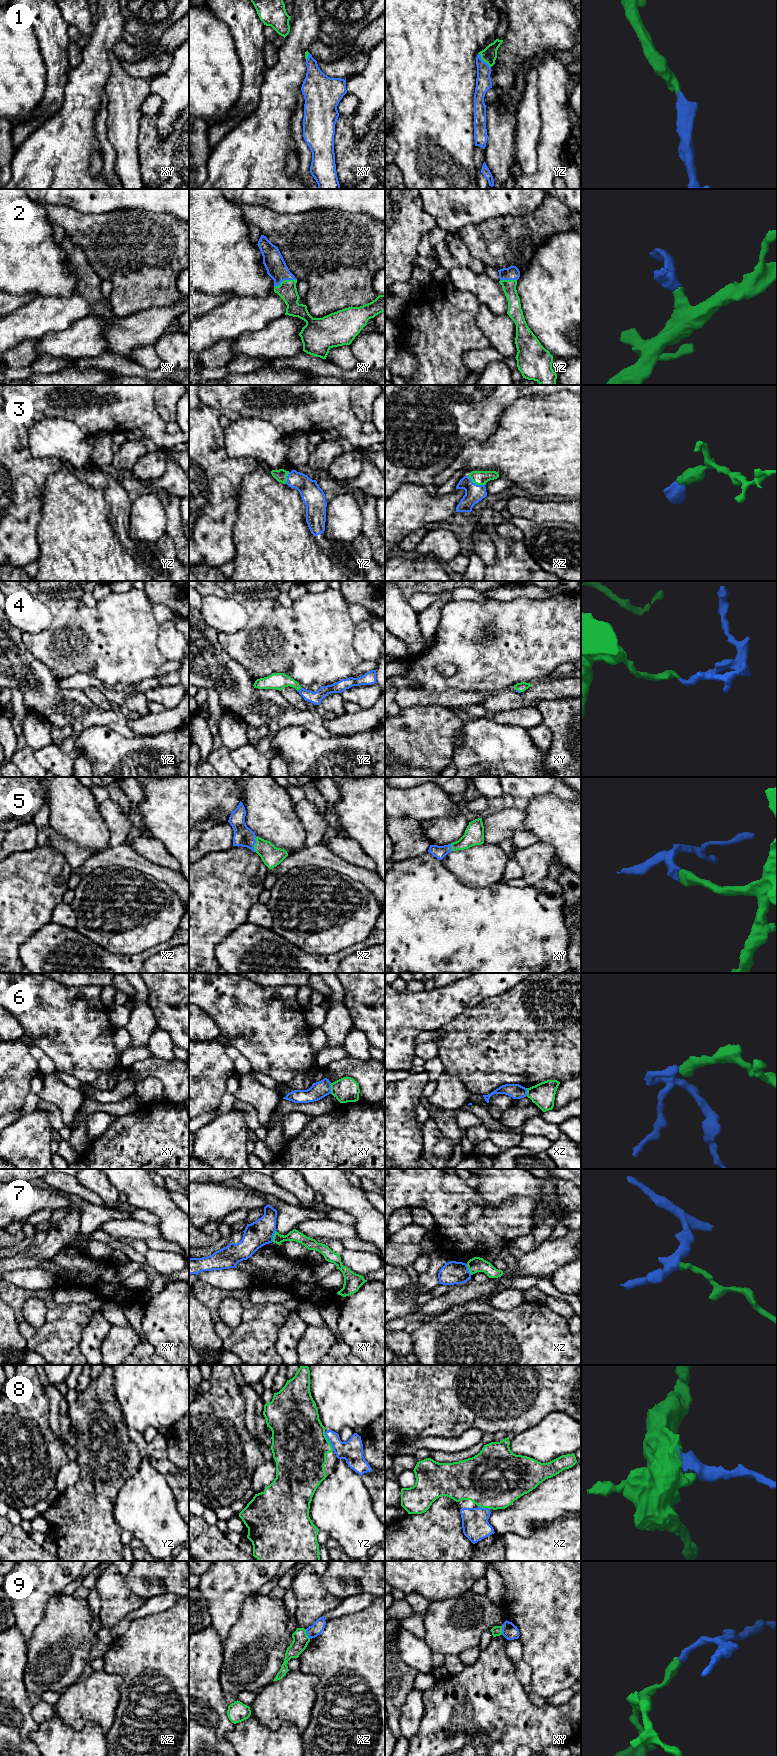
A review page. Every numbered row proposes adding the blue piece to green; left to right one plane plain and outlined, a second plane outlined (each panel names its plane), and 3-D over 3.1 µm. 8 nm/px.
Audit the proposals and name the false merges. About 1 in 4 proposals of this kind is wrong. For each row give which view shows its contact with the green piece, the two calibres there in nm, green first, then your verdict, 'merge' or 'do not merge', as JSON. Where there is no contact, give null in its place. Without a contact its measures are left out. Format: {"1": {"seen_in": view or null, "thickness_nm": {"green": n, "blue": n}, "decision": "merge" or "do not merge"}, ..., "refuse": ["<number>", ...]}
{"1": {"seen_in": "yz", "thickness_nm": {"green": 120, "blue": 130}, "decision": "merge"}, "2": {"seen_in": "xy", "thickness_nm": {"green": 150, "blue": 160}, "decision": "merge"}, "3": {"seen_in": "xz", "thickness_nm": {"green": 110, "blue": 150}, "decision": "merge"}, "4": {"seen_in": "yz", "thickness_nm": {"green": 130, "blue": 100}, "decision": "merge"}, "5": {"seen_in": "xz", "thickness_nm": {"green": 160, "blue": 160}, "decision": "merge"}, "6": {"seen_in": "xy", "thickness_nm": {"green": 200, "blue": 140}, "decision": "do not merge"}, "7": {"seen_in": "xy", "thickness_nm": {"green": 90, "blue": 200}, "decision": "do not merge"}, "8": {"seen_in": "yz", "thickness_nm": {"green": 440, "blue": 180}, "decision": "merge"}, "9": {"seen_in": "xz", "thickness_nm": {"green": 130, "blue": 100}, "decision": "do not merge"}, "refuse": ["6", "7", "9"]}

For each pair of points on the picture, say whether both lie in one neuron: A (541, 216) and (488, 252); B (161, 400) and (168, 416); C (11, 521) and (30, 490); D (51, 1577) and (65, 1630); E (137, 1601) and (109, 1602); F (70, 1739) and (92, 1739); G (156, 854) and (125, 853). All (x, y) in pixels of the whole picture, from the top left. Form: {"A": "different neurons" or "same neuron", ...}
{"A": "same neuron", "B": "same neuron", "C": "same neuron", "D": "different neurons", "E": "same neuron", "F": "same neuron", "G": "different neurons"}

